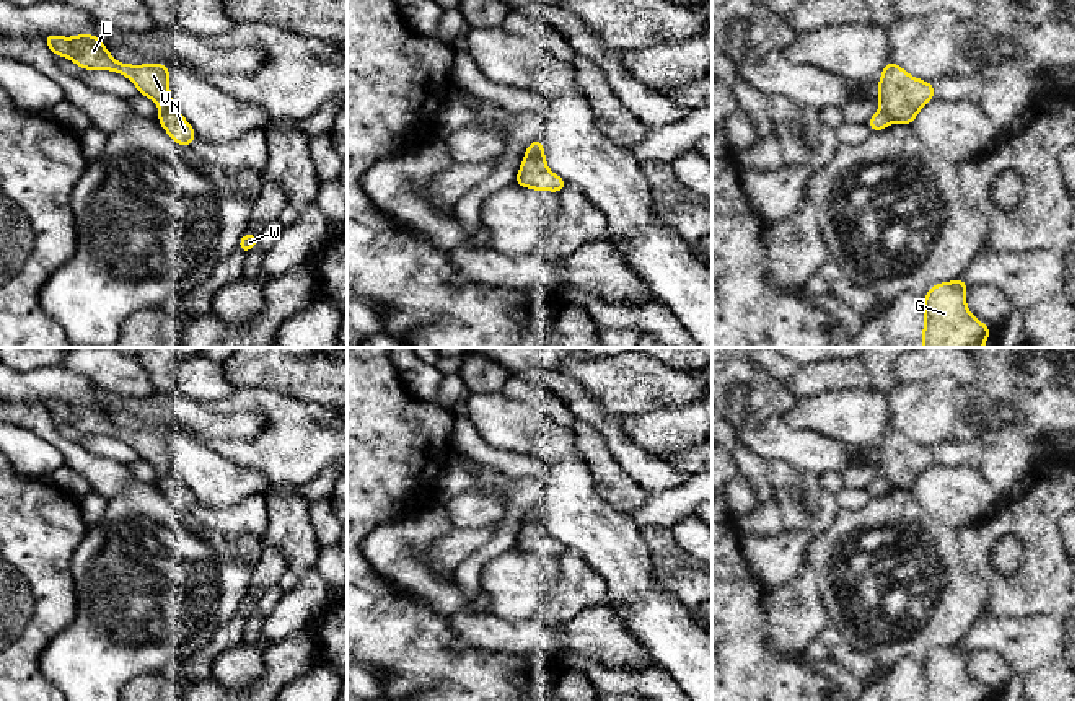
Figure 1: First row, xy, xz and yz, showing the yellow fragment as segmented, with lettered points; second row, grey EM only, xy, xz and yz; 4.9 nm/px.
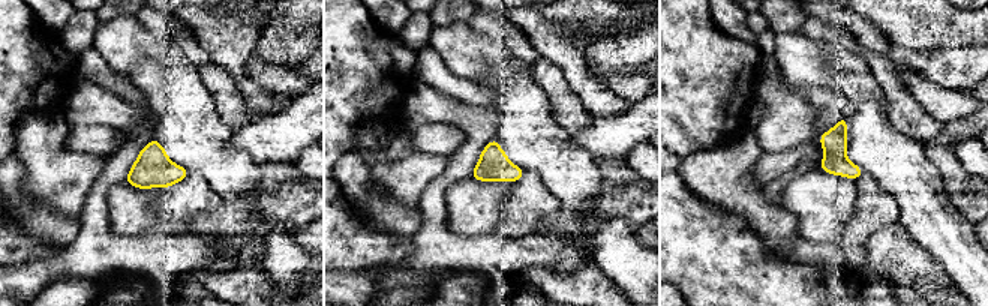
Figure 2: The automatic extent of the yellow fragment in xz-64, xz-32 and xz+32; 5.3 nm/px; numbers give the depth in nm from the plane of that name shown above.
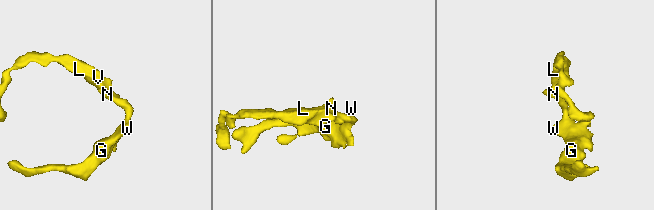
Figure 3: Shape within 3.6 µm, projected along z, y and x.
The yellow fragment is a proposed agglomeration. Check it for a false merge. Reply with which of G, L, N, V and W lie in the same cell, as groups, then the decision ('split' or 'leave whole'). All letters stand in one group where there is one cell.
G N W / L V | split

